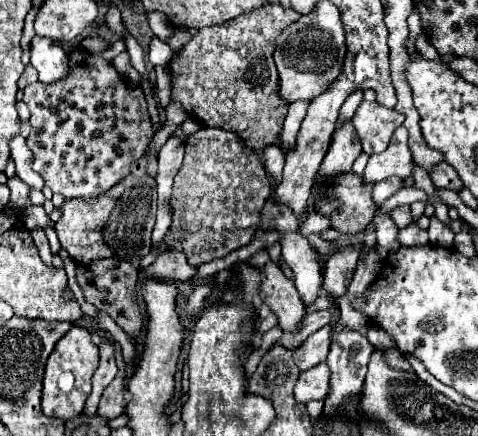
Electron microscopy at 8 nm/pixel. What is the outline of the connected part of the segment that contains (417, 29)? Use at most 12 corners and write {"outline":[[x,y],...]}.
{"outline":[[416,8],[408,16],[410,26],[410,46],[408,52],[414,52],[416,36],[424,34],[420,24],[420,14]]}

